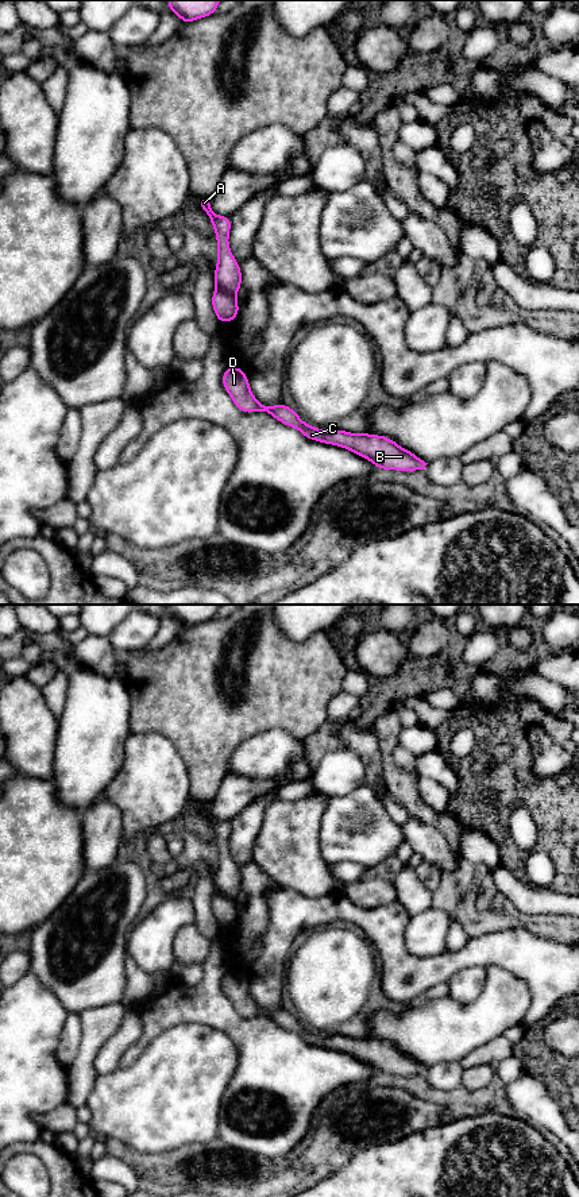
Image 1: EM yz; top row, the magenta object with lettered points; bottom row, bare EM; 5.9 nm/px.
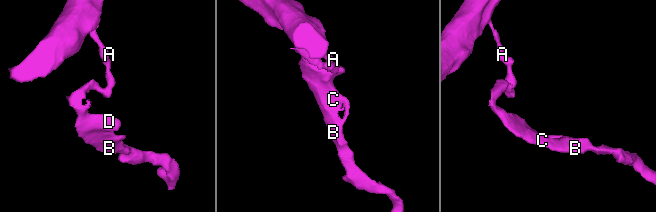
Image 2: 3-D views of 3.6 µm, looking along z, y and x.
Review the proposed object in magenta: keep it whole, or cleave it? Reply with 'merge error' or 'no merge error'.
merge error

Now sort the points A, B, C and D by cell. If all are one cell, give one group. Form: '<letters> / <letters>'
A / B C D

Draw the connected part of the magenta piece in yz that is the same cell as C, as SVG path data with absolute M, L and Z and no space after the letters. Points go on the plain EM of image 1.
M229 970L223 978L223 991L235 1011L243 1018L266 1016L279 1027L298 1034L306 1043L343 1051L374 1067L378 1074L398 1074L412 1077L424 1074L428 1067L413 1057L399 1051L390 1042L370 1038L350 1038L340 1034L323 1035L308 1030L283 1007L274 1011L259 1008L254 1001L246 977L238 970Z

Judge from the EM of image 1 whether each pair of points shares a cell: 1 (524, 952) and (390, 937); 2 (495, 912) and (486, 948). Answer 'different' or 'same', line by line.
1: same
2: different

